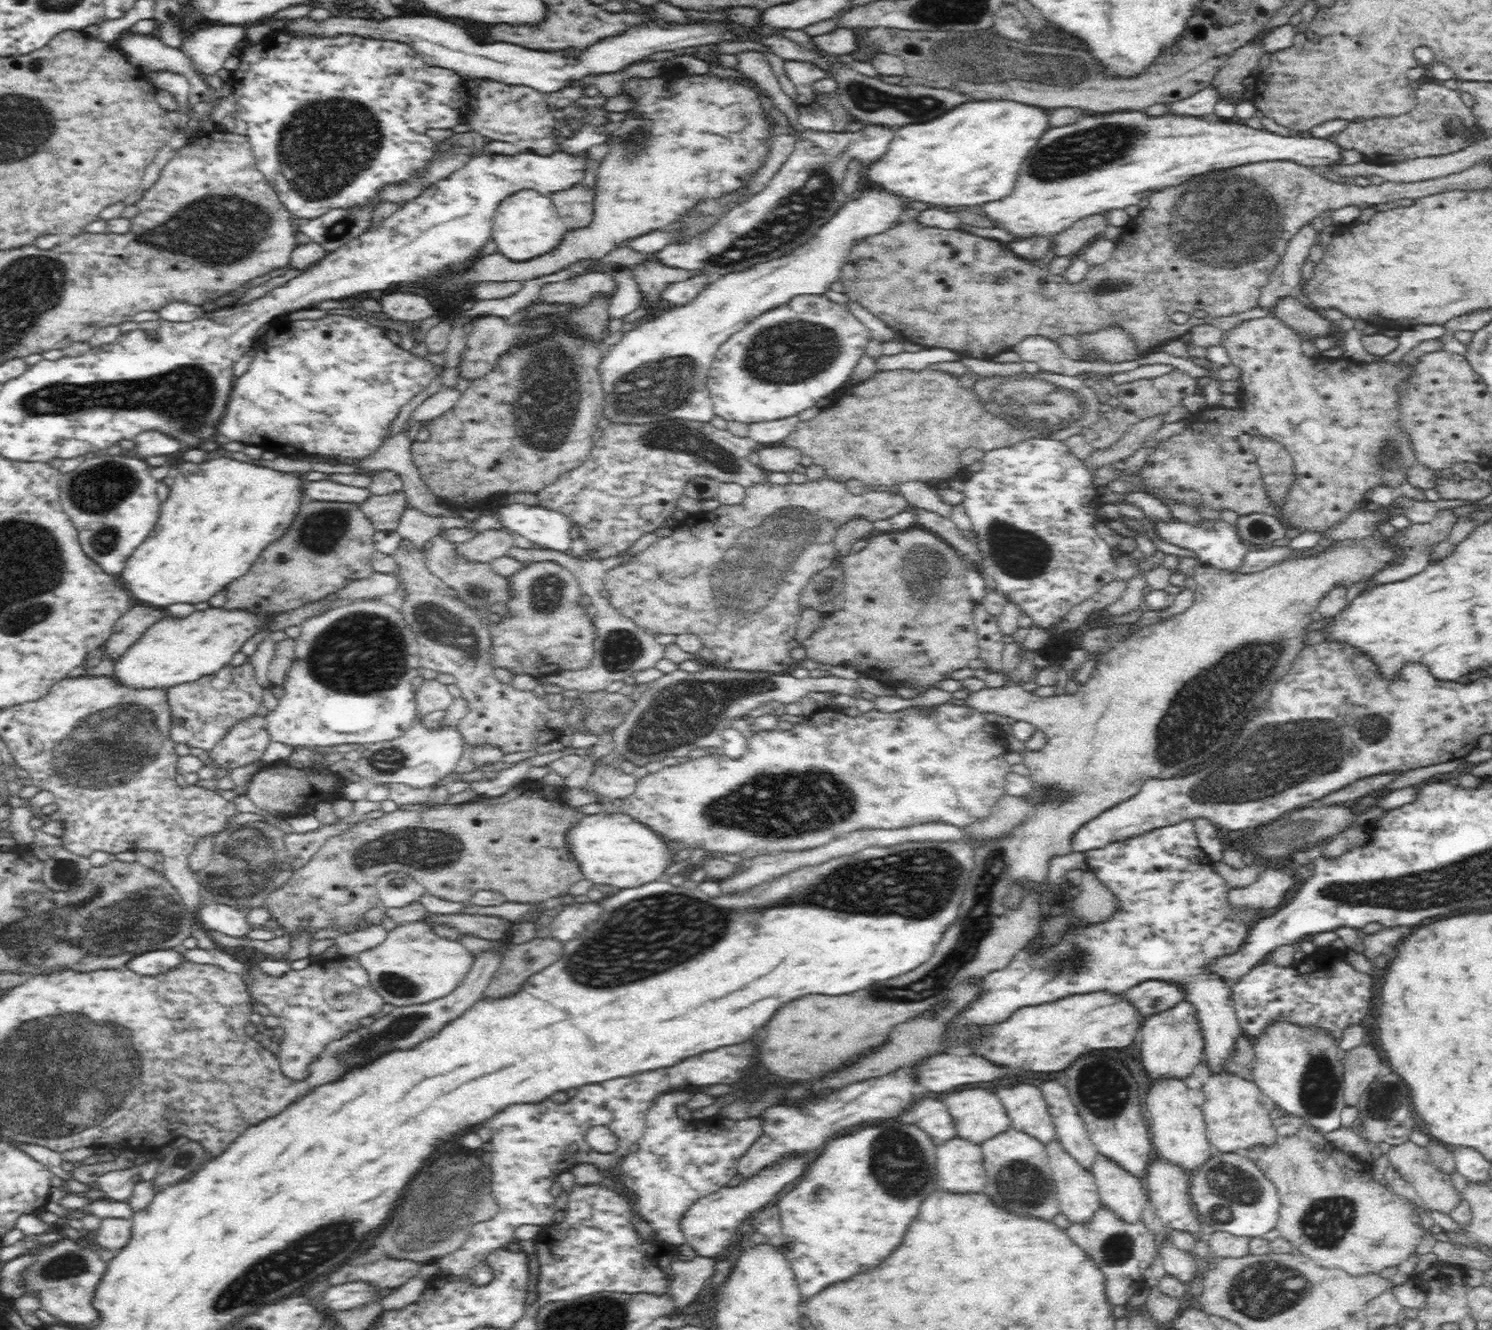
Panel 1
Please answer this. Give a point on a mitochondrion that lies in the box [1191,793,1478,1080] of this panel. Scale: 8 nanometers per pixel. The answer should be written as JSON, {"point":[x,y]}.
{"point":[1303,829]}

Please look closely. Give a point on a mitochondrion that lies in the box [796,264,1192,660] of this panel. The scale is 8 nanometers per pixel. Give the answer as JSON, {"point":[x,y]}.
{"point":[926,565]}

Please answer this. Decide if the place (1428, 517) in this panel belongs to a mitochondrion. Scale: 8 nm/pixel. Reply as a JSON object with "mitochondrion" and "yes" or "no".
{"mitochondrion":"no"}

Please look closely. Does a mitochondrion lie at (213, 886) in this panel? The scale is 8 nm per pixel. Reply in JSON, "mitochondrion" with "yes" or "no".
{"mitochondrion":"yes"}

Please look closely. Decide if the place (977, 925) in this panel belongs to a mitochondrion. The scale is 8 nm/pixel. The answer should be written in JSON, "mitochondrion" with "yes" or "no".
{"mitochondrion":"yes"}

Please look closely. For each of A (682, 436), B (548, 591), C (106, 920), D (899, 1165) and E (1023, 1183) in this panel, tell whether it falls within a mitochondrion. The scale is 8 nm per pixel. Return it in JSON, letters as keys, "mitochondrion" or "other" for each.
{"A":"mitochondrion","B":"mitochondrion","C":"mitochondrion","D":"mitochondrion","E":"mitochondrion"}

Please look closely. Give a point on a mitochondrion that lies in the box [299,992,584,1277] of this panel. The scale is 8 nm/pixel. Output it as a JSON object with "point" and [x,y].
{"point":[442,1212]}

